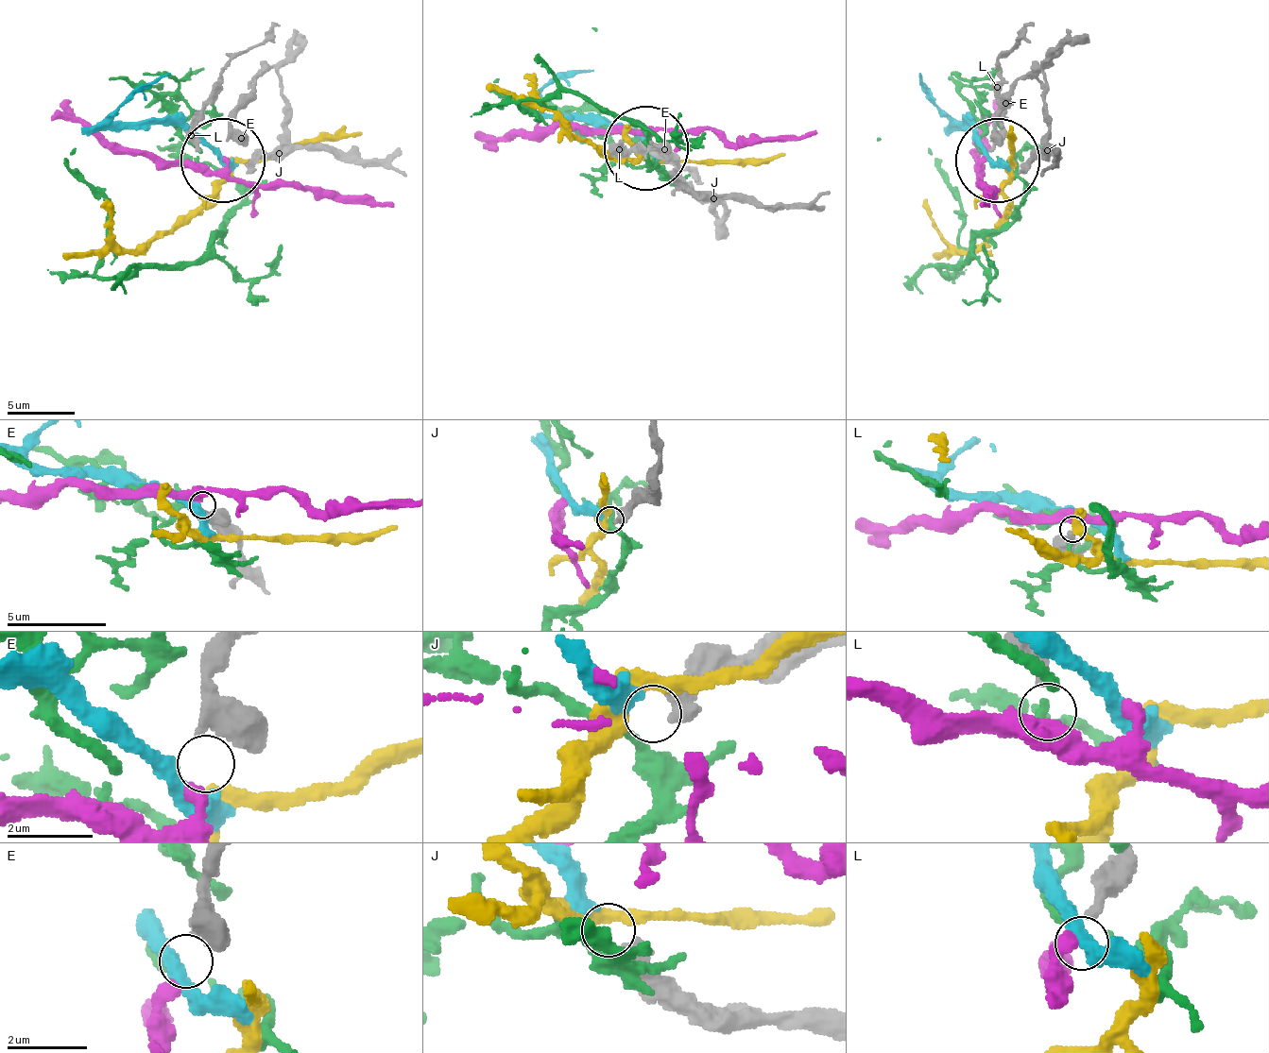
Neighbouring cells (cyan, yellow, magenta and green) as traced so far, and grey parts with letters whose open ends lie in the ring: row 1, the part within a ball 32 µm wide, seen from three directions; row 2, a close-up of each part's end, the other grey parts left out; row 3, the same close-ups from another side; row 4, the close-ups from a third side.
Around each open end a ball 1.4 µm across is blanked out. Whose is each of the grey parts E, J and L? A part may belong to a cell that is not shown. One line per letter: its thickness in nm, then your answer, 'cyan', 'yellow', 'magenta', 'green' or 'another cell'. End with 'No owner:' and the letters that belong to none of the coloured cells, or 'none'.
E: 280 nm | magenta
J: 440 nm | cyan
L: 320 nm | another cell
No owner: L

